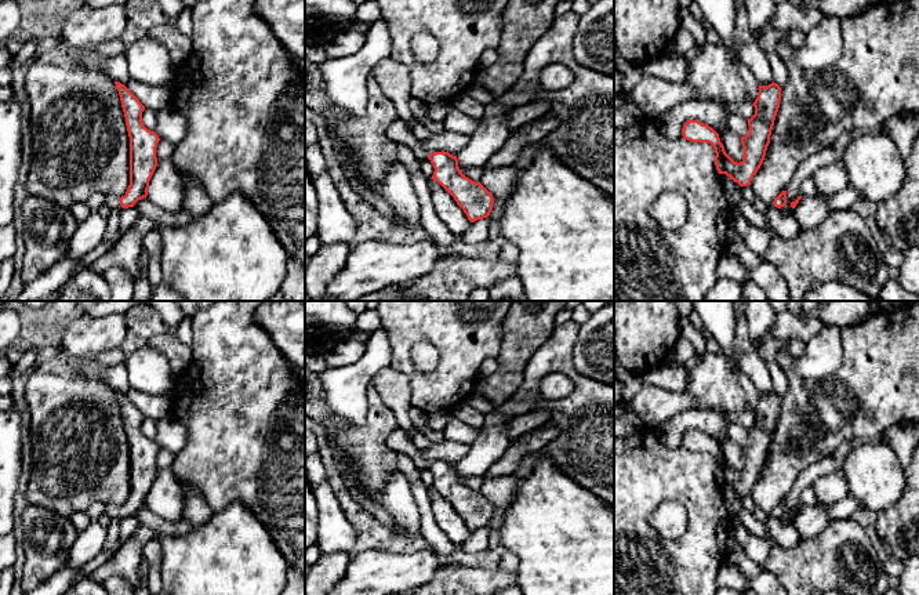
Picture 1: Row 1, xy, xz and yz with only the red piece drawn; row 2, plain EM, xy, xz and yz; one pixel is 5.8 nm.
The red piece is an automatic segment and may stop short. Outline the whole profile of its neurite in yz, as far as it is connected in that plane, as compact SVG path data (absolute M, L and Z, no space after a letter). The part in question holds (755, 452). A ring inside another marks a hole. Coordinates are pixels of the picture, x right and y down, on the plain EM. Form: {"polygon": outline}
{"polygon": "M777 392L759 395L758 407L753 411L755 424L748 428L748 443L741 446L744 467L740 472L726 462L719 443L708 433L687 429L682 438L683 447L691 451L711 453L716 462L718 482L726 483L740 496L748 496L764 469L780 410L781 396Z"}

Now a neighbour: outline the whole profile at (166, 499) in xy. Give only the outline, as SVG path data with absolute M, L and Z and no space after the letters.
M170 468L159 469L149 490L148 508L166 520L181 520L185 514L185 491Z

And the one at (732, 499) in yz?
M718 482L718 485L723 494L726 509L733 522L740 522L745 529L759 537L770 537L766 530L764 522L759 520L753 512L745 509L741 505L741 496L726 483Z

